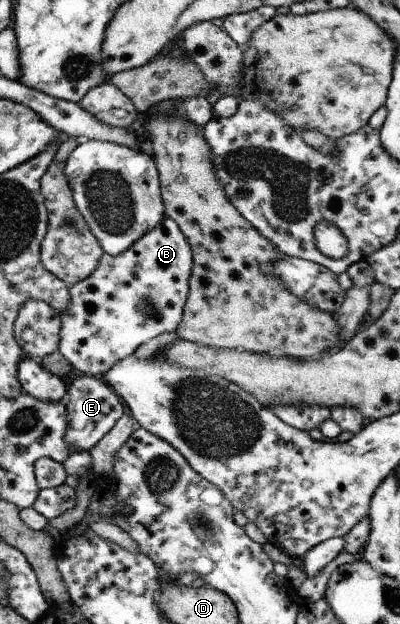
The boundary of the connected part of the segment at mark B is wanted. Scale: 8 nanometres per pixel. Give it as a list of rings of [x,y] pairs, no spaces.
[[[171,218],[164,220],[161,226],[153,229],[147,236],[141,237],[139,241],[136,241],[136,243],[133,244],[131,249],[127,249],[127,251],[121,253],[120,256],[111,257],[111,255],[104,253],[104,257],[100,261],[99,267],[87,280],[80,281],[79,284],[69,287],[72,295],[72,304],[69,305],[69,309],[65,309],[65,313],[60,313],[59,316],[59,319],[61,319],[61,331],[58,351],[70,361],[77,371],[85,373],[85,376],[102,377],[109,371],[109,369],[115,368],[116,365],[120,364],[126,357],[133,356],[133,353],[141,344],[147,343],[149,340],[160,336],[162,333],[175,332],[177,325],[181,323],[183,307],[187,307],[185,305],[185,299],[187,299],[187,291],[191,291],[194,265],[195,259],[193,258],[191,243],[187,243],[187,238],[185,237],[184,232]]]

